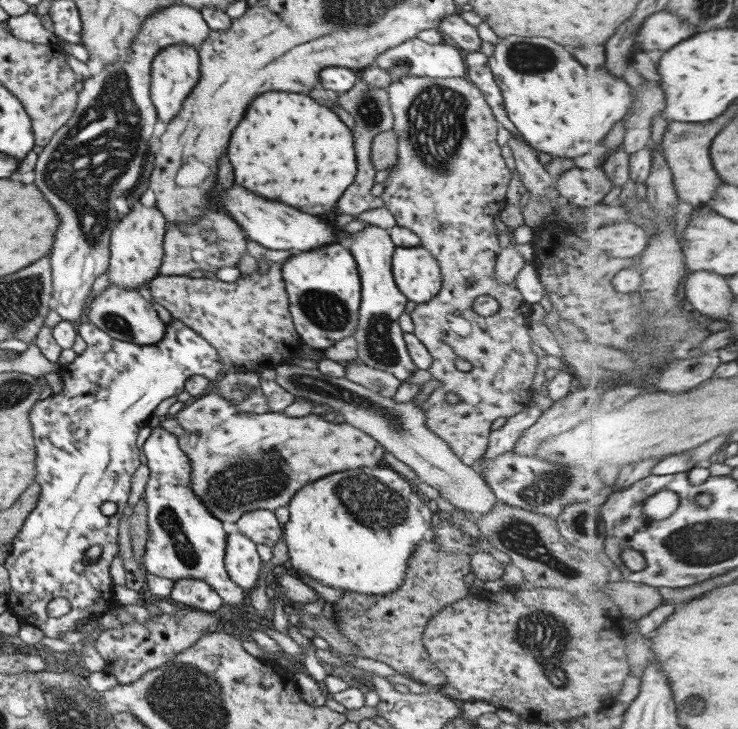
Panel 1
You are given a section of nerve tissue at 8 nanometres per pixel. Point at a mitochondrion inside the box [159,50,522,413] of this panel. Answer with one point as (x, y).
(435, 120)

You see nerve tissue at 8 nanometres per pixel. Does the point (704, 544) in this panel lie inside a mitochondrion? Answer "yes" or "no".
yes

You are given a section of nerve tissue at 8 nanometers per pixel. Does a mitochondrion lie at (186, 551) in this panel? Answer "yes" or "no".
yes

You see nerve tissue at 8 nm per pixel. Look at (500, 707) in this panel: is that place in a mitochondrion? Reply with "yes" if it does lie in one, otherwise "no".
no

